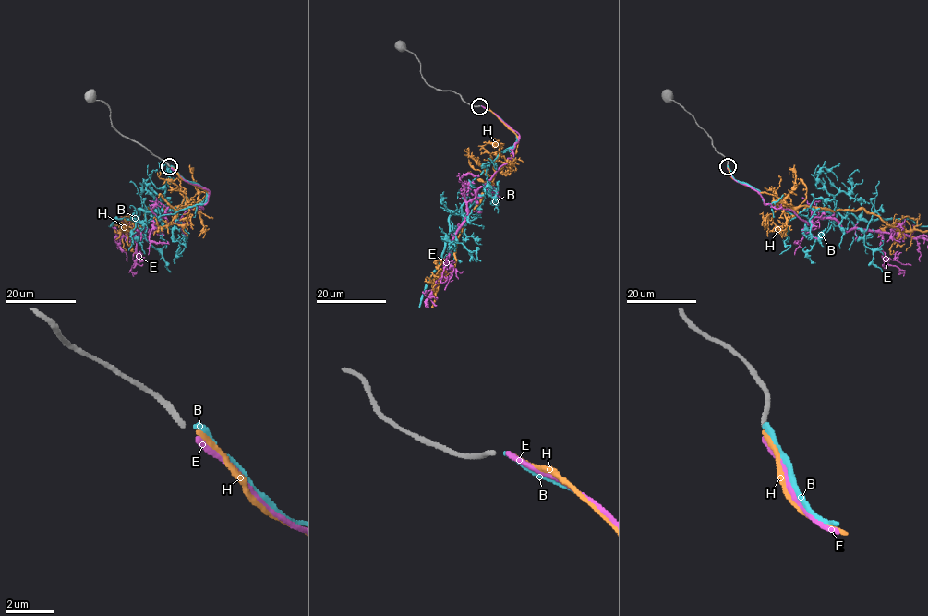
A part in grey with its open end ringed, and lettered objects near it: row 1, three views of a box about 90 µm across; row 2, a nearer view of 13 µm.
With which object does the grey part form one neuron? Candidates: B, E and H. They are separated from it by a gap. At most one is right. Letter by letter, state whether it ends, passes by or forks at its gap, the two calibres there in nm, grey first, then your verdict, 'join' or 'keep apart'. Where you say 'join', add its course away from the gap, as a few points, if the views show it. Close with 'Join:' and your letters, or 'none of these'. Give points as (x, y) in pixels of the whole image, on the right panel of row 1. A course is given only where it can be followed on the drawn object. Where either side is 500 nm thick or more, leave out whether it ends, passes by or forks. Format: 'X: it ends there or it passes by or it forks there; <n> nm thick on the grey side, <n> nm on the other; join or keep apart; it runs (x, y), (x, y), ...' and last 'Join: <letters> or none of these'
B: it ends there; 240 nm thick on the grey side, 240 nm on the other; keep apart
E: it ends there; 240 nm thick on the grey side, 240 nm on the other; keep apart
H: it ends there; 240 nm thick on the grey side, 200 nm on the other; join
Join: H

